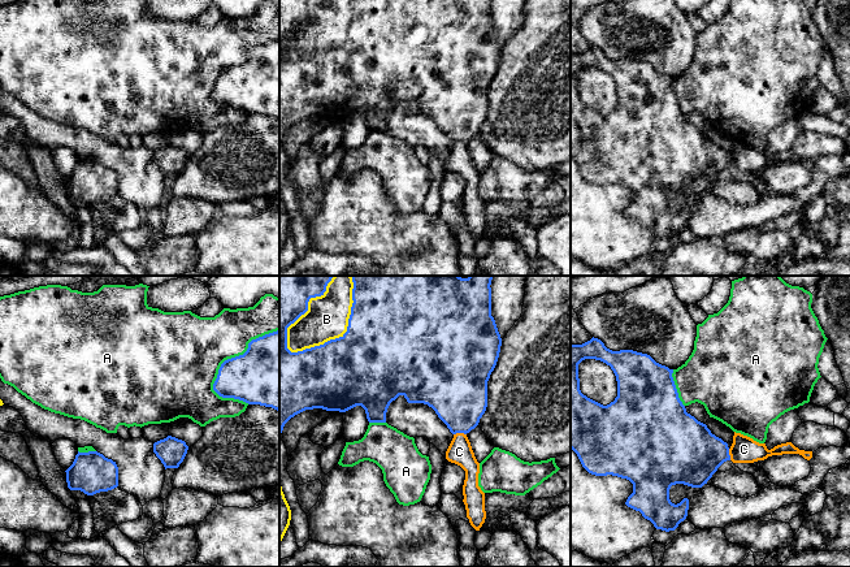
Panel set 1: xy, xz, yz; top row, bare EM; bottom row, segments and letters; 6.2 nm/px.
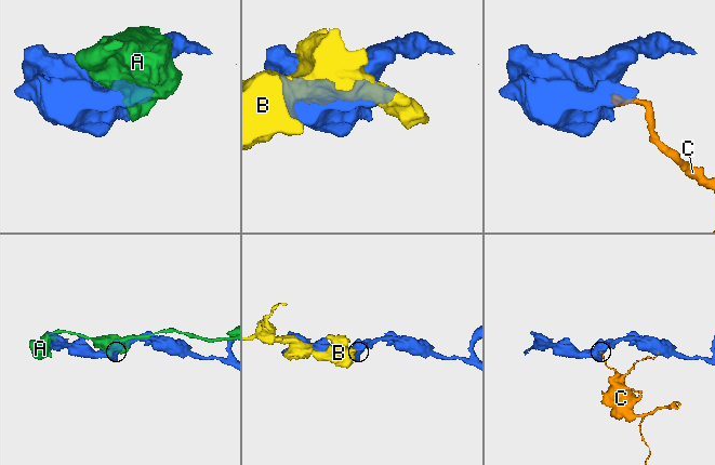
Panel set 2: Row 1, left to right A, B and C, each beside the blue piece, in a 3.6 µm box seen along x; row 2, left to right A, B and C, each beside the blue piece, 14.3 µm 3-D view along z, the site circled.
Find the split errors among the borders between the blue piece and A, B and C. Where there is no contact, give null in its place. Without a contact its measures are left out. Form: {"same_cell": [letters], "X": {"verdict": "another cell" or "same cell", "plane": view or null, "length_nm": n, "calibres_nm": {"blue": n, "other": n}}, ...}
{"same_cell": [], "A": {"verdict": "another cell", "plane": "xy", "length_nm": 550, "calibres_nm": {"blue": 420, "other": 380}}, "B": {"verdict": "another cell", "plane": "xz", "length_nm": 600, "calibres_nm": {"blue": 500, "other": 260}}, "C": {"verdict": "another cell", "plane": "xz", "length_nm": 80, "calibres_nm": {"blue": 360, "other": 150}}}

